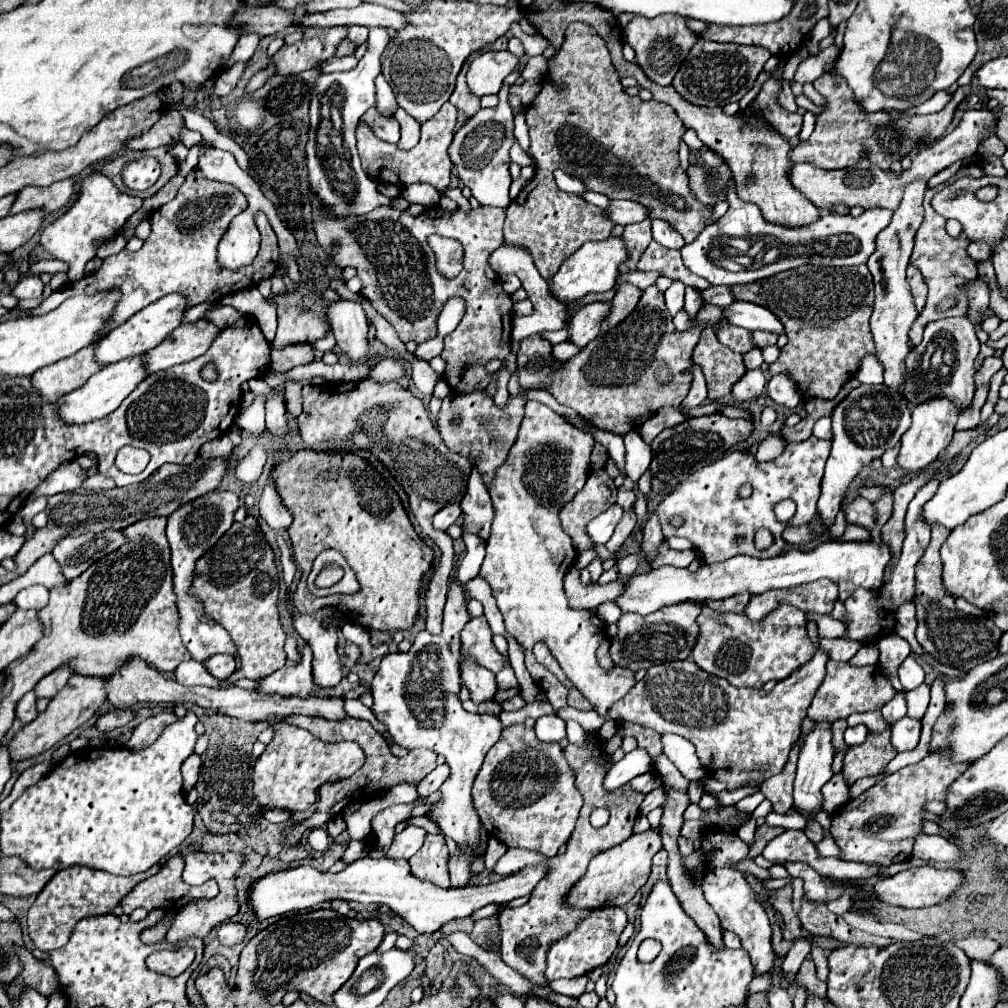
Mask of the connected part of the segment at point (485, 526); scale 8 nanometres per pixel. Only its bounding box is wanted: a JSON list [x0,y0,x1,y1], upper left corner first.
[460,467,494,539]

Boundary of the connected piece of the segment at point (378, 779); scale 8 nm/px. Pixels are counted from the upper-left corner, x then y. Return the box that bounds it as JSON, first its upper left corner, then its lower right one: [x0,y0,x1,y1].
[284,715,436,845]

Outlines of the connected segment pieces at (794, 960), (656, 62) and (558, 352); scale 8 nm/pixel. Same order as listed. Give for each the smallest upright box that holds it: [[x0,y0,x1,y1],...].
[[782,937,810,983],[624,15,698,85],[554,341,582,361]]

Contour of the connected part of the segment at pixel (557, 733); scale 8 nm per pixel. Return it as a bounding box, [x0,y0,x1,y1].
[534,715,566,743]

